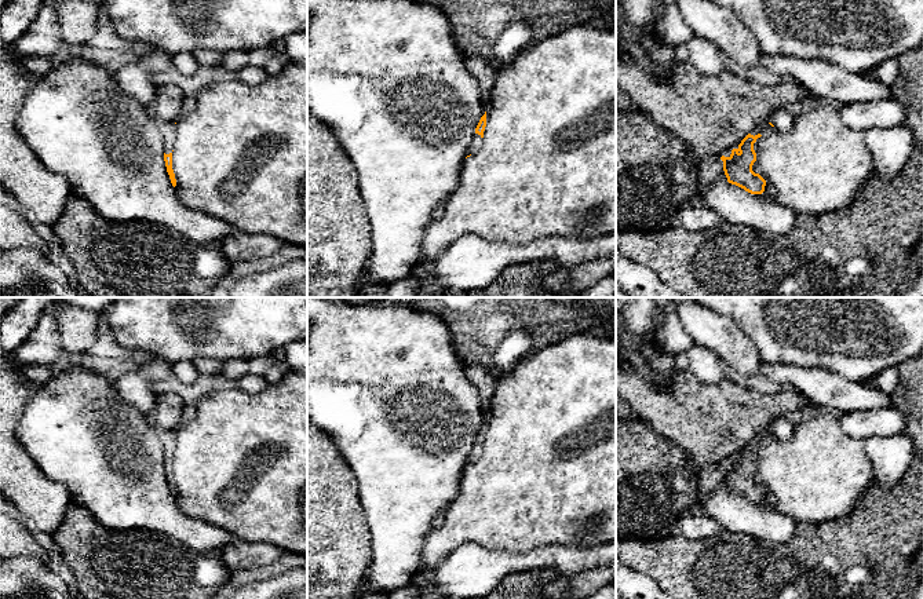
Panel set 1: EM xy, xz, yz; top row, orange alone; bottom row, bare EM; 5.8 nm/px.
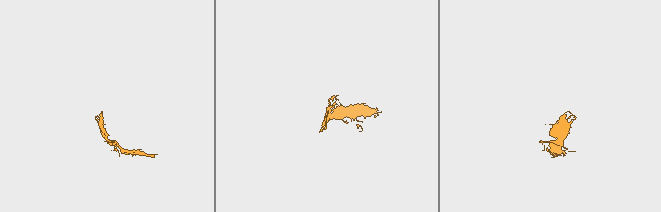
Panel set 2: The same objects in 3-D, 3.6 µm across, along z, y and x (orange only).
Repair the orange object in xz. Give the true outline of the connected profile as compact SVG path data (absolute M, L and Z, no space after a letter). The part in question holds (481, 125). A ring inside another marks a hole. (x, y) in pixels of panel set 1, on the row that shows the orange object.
M486 112L481 117L481 120L479 120L477 128L475 128L475 135L474 135L474 139L473 139L471 145L468 146L467 157L470 157L471 154L474 154L481 147L485 127L486 127Z

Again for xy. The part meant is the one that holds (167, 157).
M153 116L160 132L163 134L164 140L164 161L167 167L167 172L169 175L171 183L175 187L176 179L172 169L172 150L174 150L174 140L176 136L176 124L174 121L165 121L157 116Z

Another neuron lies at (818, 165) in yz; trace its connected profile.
M831 102L800 106L792 116L792 127L785 132L777 131L769 121L751 131L754 136L762 135L754 143L756 161L752 171L766 180L765 193L795 213L820 215L847 207L872 176L872 156L864 142L865 134L847 128L840 120L839 106Z

